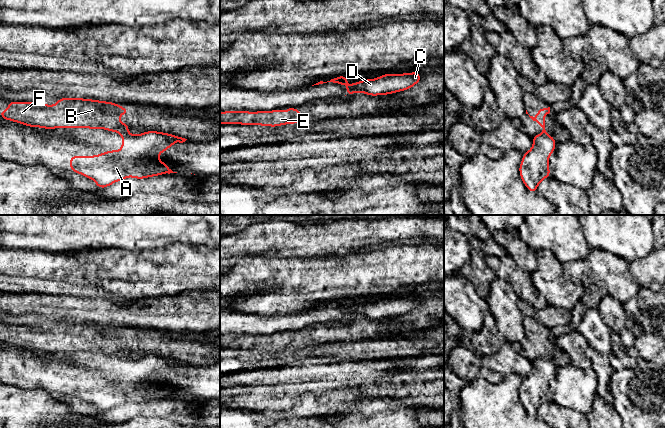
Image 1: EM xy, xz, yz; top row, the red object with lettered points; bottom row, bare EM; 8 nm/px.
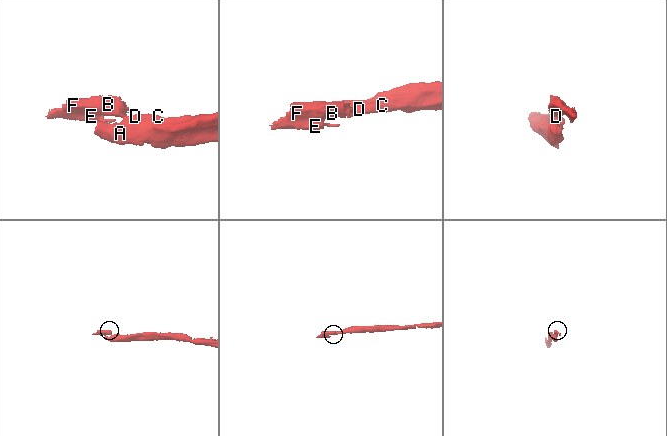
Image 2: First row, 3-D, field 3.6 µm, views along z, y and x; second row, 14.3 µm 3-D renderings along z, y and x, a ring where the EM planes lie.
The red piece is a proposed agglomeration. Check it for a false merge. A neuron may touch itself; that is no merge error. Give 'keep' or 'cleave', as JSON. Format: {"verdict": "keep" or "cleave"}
{"verdict": "cleave"}

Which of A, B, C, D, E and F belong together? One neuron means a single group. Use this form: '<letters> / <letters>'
A C D / B E F

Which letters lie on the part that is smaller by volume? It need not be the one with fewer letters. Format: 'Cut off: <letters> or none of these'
Cut off: B, E, F

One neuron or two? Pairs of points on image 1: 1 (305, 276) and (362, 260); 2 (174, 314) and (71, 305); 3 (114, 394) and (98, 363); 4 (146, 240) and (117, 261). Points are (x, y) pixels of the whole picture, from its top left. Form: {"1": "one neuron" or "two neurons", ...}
{"1": "one neuron", "2": "one neuron", "3": "one neuron", "4": "two neurons"}

